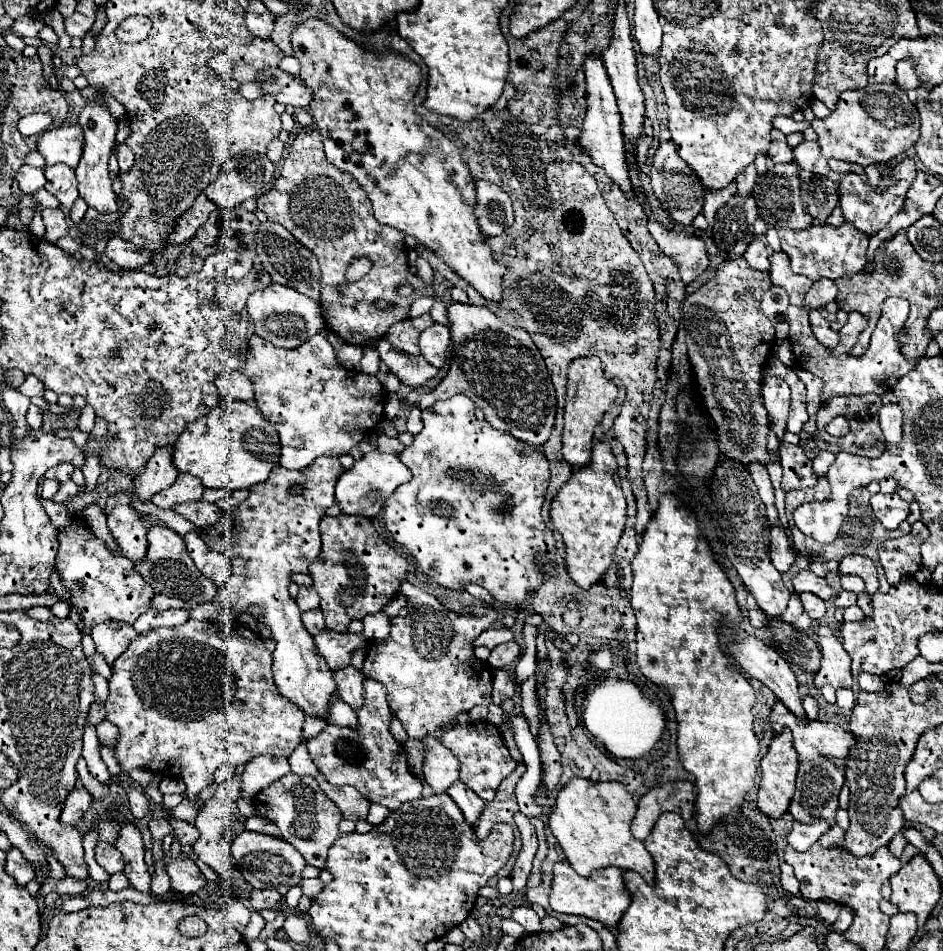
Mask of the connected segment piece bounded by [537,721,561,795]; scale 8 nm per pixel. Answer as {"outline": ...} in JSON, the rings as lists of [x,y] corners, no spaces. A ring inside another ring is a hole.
{"outline":[[[545,721],[541,723],[541,733],[539,733],[537,745],[539,745],[539,751],[541,751],[543,781],[545,781],[545,787],[547,787],[547,795],[551,795],[551,791],[555,789],[555,785],[557,785],[559,777],[561,777],[561,757],[559,757],[559,751],[557,751],[557,747],[553,743],[551,731],[549,731]]]}

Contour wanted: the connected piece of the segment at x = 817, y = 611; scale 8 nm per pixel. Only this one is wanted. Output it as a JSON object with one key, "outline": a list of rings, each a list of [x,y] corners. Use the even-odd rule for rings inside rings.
{"outline":[[[803,593],[801,595],[801,603],[805,607],[805,611],[809,613],[811,619],[821,619],[825,615],[825,601],[811,595],[811,593]]]}

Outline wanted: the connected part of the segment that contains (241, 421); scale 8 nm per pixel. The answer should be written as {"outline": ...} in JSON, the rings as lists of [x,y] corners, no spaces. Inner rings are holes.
{"outline":[[[221,399],[215,409],[211,409],[207,415],[199,417],[197,421],[189,423],[185,431],[179,435],[175,443],[173,463],[179,471],[189,471],[191,475],[199,477],[203,487],[213,489],[245,489],[253,487],[257,483],[263,483],[271,469],[279,463],[279,435],[263,415],[259,415],[259,407],[255,407],[255,401],[235,401],[235,399]]]}

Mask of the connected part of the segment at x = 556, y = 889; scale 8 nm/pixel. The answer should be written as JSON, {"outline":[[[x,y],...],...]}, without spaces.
{"outline":[[[563,861],[555,863],[553,867],[553,885],[551,885],[551,909],[559,913],[573,913],[573,915],[585,915],[591,919],[601,921],[607,927],[617,927],[619,919],[627,911],[631,899],[623,885],[623,871],[617,867],[603,867],[601,871],[595,871],[591,879],[583,879],[573,871],[573,867]]]}

